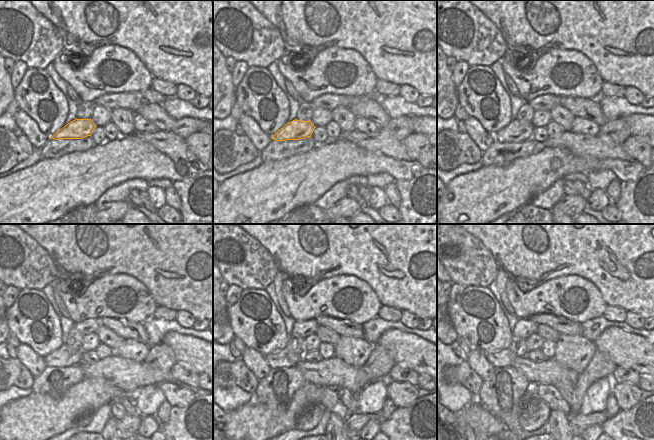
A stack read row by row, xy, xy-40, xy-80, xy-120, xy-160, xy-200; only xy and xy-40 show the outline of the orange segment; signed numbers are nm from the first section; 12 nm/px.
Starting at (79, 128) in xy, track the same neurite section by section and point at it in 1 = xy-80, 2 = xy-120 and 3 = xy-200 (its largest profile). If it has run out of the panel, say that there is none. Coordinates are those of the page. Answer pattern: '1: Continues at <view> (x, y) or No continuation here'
1: Continues at xy-80 (515, 132)
2: Continues at xy-120 (63, 357)
3: Continues at xy-200 (505, 358)

